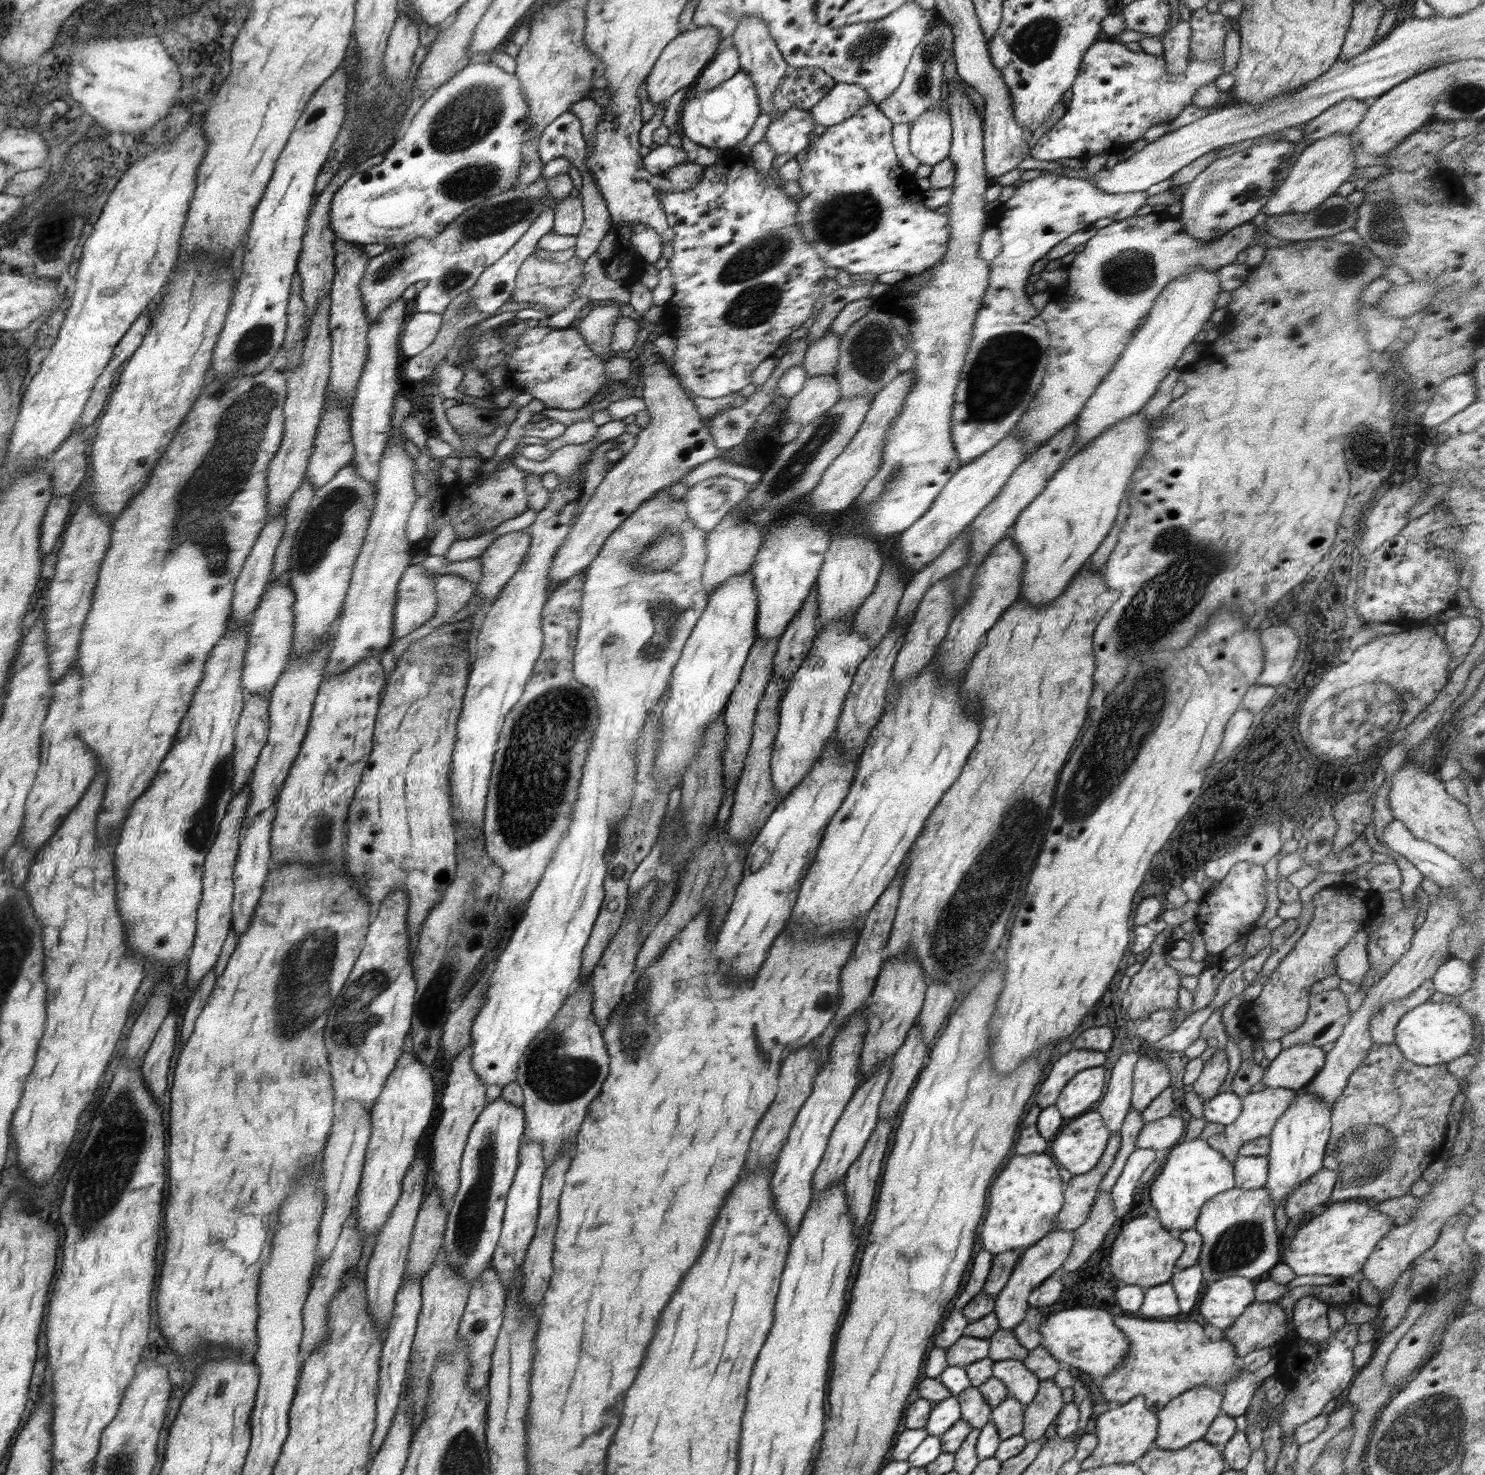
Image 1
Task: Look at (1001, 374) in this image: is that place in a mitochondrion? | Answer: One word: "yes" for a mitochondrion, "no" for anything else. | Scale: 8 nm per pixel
yes

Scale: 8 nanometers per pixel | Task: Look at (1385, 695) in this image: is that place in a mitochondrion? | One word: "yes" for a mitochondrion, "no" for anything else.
yes

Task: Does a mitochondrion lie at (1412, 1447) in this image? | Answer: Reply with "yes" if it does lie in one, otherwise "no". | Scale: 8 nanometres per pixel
yes

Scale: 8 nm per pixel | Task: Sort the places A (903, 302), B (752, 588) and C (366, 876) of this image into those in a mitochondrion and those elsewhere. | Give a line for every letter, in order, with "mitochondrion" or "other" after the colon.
A: other
B: other
C: mitochondrion

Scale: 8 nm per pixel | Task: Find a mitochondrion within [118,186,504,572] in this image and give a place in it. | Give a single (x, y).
(241, 426)

